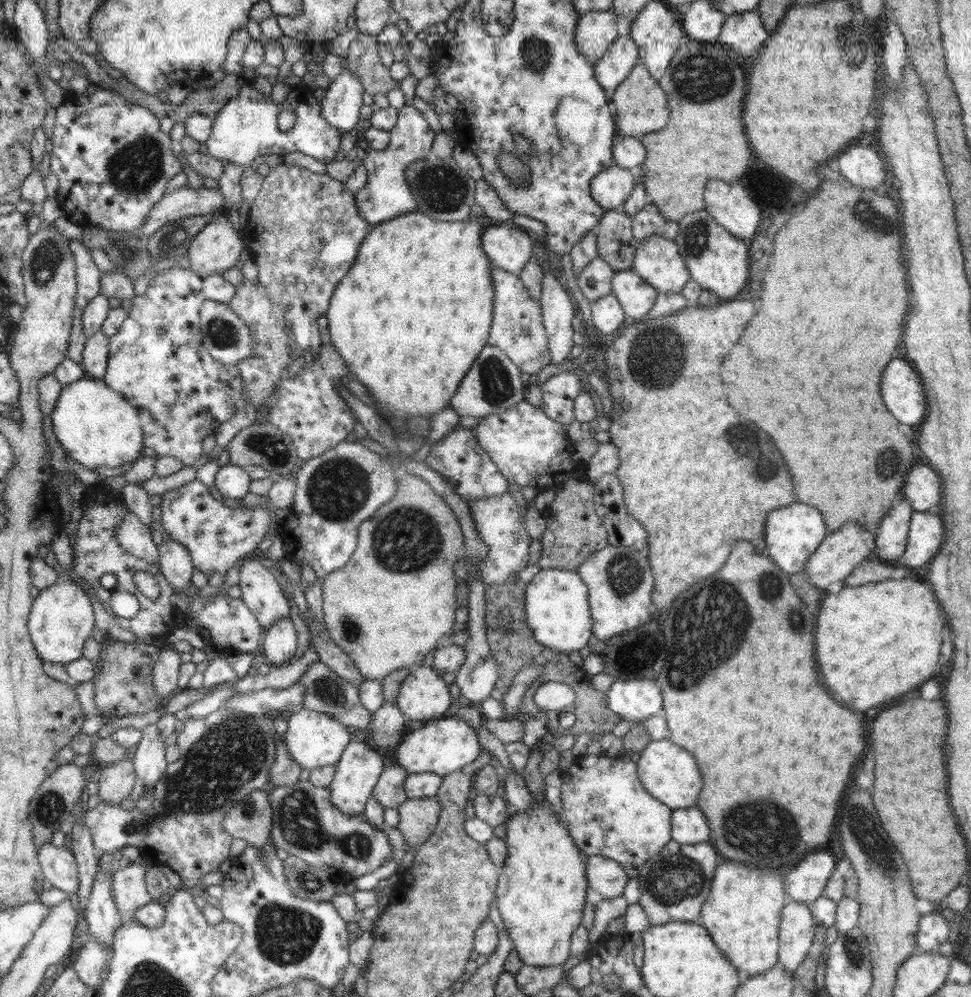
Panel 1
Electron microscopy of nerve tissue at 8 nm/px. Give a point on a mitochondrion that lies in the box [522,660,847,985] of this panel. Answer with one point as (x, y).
(678, 878)

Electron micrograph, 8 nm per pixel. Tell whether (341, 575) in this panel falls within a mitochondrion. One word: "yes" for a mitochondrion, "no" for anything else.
no

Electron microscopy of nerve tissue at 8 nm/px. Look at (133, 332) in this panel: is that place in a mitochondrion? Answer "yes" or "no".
no

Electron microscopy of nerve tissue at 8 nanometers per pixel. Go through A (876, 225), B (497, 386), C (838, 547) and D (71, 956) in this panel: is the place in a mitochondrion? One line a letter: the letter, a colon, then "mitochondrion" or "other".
A: mitochondrion
B: mitochondrion
C: other
D: other

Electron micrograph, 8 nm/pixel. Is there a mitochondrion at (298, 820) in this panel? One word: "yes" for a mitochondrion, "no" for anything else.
yes

